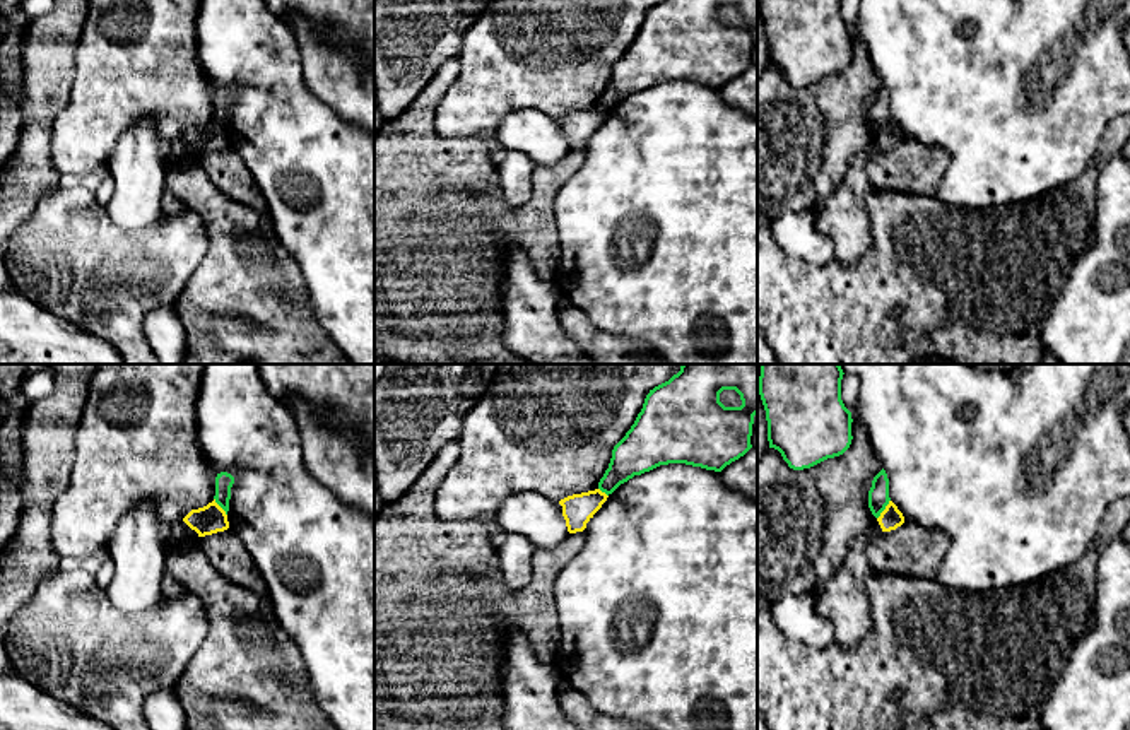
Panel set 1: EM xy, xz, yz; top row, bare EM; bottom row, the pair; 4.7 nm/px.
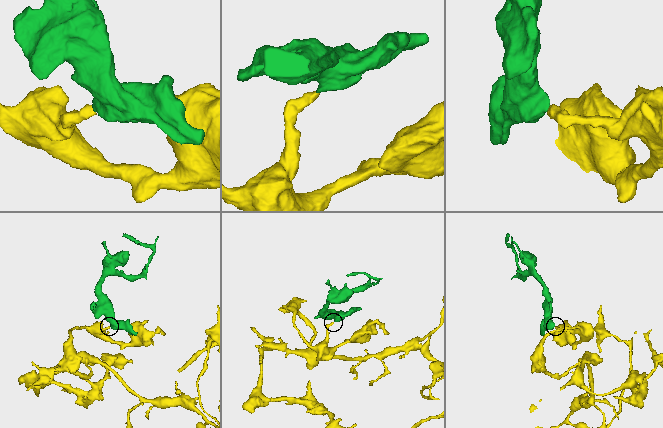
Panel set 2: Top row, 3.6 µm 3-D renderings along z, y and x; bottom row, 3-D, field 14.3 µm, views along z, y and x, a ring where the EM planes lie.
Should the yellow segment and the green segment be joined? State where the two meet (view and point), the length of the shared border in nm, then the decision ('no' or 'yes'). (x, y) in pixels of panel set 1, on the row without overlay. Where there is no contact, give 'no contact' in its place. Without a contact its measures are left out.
meets yellow in yz at (884, 127); contact 110 nm long; no

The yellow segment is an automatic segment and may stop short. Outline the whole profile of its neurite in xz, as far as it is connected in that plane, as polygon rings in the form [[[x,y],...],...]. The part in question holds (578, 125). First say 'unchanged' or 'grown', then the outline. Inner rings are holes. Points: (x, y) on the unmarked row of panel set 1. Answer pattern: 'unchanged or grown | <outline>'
unchanged | [[[600,106],[573,111],[559,118],[562,123],[562,133],[569,150],[583,149],[586,140],[607,118],[607,111]]]

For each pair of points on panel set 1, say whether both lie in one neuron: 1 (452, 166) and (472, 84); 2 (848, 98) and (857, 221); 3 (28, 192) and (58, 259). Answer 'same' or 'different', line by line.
1: different
2: different
3: different

